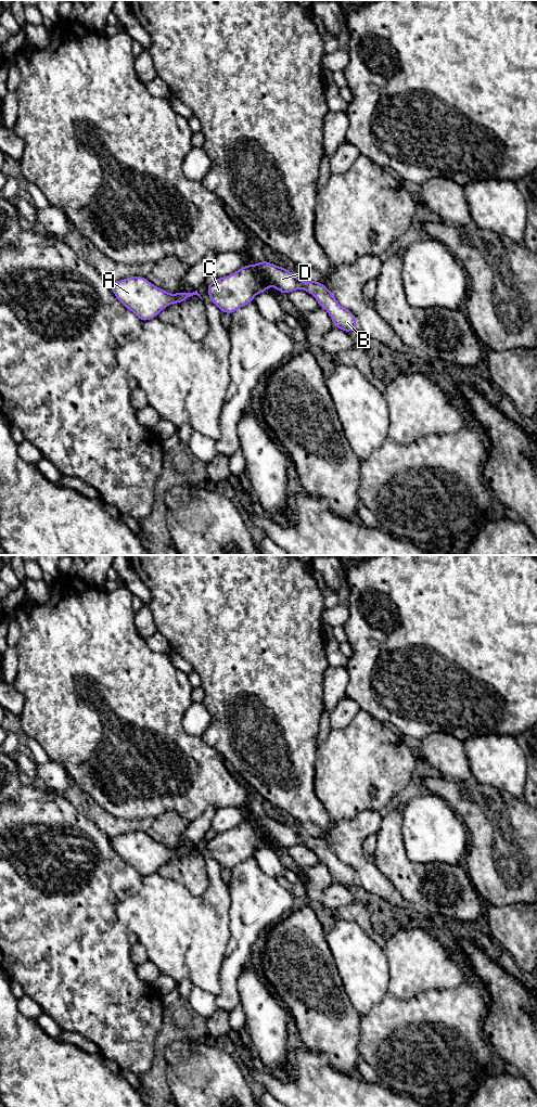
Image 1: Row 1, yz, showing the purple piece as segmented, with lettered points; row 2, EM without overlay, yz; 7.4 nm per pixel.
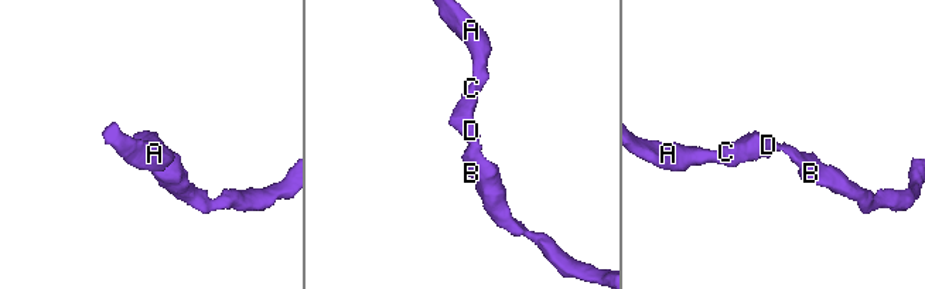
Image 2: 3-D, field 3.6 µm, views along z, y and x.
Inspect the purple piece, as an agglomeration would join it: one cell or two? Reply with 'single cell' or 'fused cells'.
single cell

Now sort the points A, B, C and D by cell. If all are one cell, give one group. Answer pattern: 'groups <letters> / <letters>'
groups A B C D

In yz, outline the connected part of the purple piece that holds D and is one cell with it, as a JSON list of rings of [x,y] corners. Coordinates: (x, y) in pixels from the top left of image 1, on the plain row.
[[[267,815],[257,818],[256,820],[243,821],[228,832],[215,834],[207,840],[207,849],[212,857],[219,863],[220,867],[233,870],[239,863],[253,858],[255,850],[267,847],[269,841],[276,842],[281,849],[289,849],[295,845],[304,844],[316,853],[320,862],[328,866],[334,881],[346,888],[350,886],[359,886],[355,870],[349,864],[342,862],[324,839],[317,835],[303,837],[298,832],[286,825],[284,822],[278,822]]]

